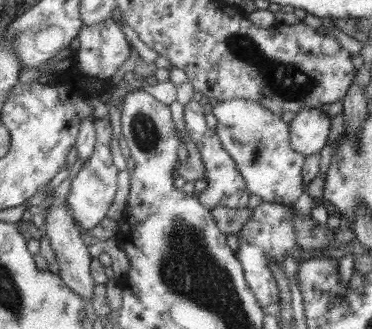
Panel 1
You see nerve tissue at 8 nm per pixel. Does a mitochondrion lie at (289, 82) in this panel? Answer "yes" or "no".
yes

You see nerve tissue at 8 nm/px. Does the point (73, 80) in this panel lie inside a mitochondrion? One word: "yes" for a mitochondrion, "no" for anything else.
no

